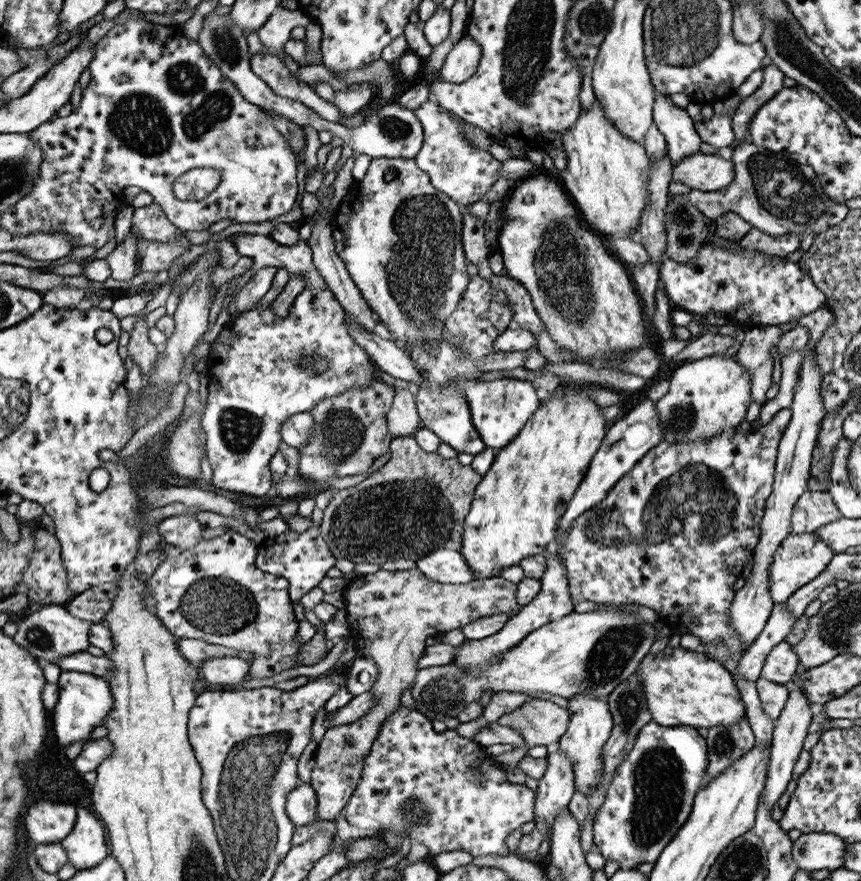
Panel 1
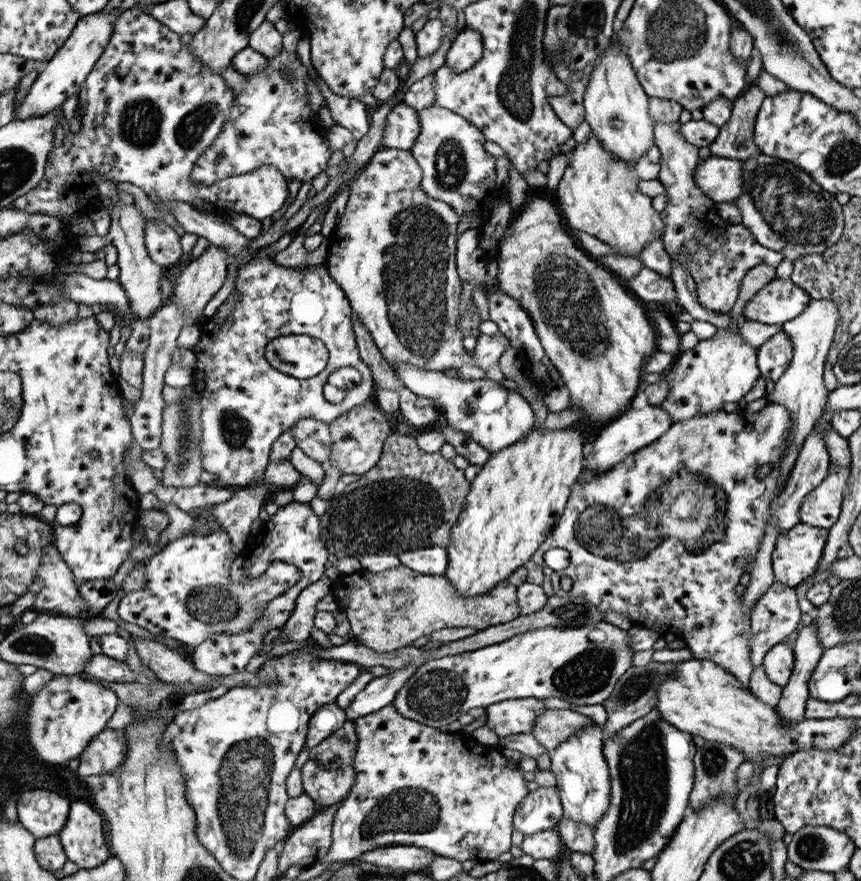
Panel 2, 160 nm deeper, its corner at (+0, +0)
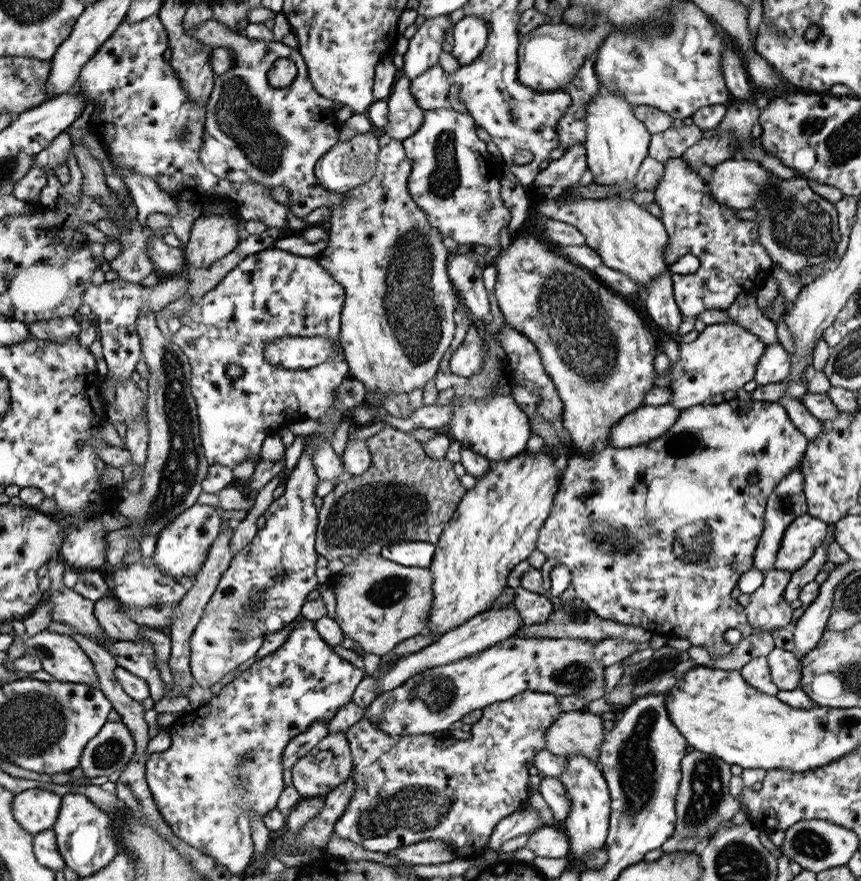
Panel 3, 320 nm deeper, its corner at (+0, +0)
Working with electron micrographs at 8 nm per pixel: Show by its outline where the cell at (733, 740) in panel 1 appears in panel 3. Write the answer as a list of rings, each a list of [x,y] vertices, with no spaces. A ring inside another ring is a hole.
[[[693,751],[684,756],[681,766],[682,778],[680,779],[681,783],[675,800],[676,822],[674,823],[673,835],[677,838],[702,838],[702,840],[708,840],[705,838],[706,836],[713,835],[723,822],[732,821],[732,818],[742,810],[736,798],[729,793],[728,785],[730,778],[733,776],[730,773],[731,766],[714,755],[708,755],[700,751]]]

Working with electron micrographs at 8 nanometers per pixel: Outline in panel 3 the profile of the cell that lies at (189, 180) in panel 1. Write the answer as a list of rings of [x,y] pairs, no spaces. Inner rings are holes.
[[[214,18],[203,22],[200,26],[197,26],[195,30],[192,30],[190,36],[194,36],[194,38],[204,42],[205,44],[213,44],[216,47],[227,48],[231,50],[231,56],[233,56],[233,65],[221,75],[217,75],[216,79],[213,81],[213,92],[209,96],[209,100],[207,102],[207,112],[206,114],[206,123],[205,123],[205,142],[204,147],[201,149],[200,160],[201,164],[209,170],[210,173],[213,173],[216,177],[228,180],[230,183],[248,183],[248,182],[256,182],[260,183],[264,186],[270,186],[270,188],[284,186],[284,188],[288,188],[288,192],[290,192],[290,210],[294,216],[303,219],[308,216],[312,211],[317,208],[322,208],[325,206],[331,211],[336,211],[340,204],[344,203],[345,196],[343,194],[330,194],[328,190],[318,184],[318,180],[315,176],[314,166],[316,166],[316,162],[334,146],[334,142],[338,140],[338,118],[336,118],[336,110],[334,110],[335,106],[332,106],[332,102],[330,99],[322,96],[321,93],[317,91],[314,87],[313,81],[311,78],[308,78],[309,70],[306,70],[306,61],[304,57],[301,55],[301,52],[298,52],[298,49],[294,49],[288,47],[282,41],[265,41],[265,40],[254,40],[251,37],[247,37],[246,35],[240,35],[234,29],[231,29],[229,26],[222,24],[214,20]],[[281,59],[290,59],[289,63],[294,63],[294,80],[291,80],[290,87],[282,87],[276,88],[272,85],[268,77],[268,72],[272,70],[274,63]]]

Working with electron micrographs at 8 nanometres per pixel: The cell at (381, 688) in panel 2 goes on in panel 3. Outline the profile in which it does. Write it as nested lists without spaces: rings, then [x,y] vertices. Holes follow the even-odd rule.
[[[513,602],[507,607],[492,607],[484,613],[474,616],[465,624],[458,626],[458,628],[440,635],[440,639],[434,644],[430,644],[430,646],[426,646],[426,648],[422,648],[416,653],[393,662],[392,667],[386,669],[385,674],[380,675],[376,680],[378,682],[378,685],[376,685],[376,698],[380,694],[384,694],[384,692],[389,692],[398,686],[402,686],[406,680],[418,675],[426,668],[443,666],[470,657],[483,649],[498,644],[498,642],[513,638],[522,624],[524,623]]]

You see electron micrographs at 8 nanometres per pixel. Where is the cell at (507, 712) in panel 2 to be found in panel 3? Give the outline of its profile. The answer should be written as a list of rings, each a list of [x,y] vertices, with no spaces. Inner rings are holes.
[[[524,692],[510,700],[485,706],[480,720],[471,725],[471,736],[466,741],[447,734],[388,736],[376,721],[360,719],[344,732],[353,754],[355,791],[343,815],[335,822],[335,833],[360,844],[364,850],[386,855],[401,846],[443,840],[453,848],[456,858],[482,857],[496,824],[528,804],[531,794],[528,762],[544,749],[546,731],[562,713],[560,701],[554,694]]]

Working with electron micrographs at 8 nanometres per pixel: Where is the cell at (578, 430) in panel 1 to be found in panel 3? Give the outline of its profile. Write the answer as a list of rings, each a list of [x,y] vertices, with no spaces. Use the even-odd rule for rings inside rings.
[[[544,446],[541,451],[536,453],[527,453],[526,451],[507,458],[506,460],[490,461],[490,468],[484,476],[480,476],[475,482],[474,488],[466,491],[466,494],[461,498],[459,505],[457,506],[456,512],[452,515],[450,522],[446,524],[443,533],[440,535],[439,541],[435,544],[435,551],[432,562],[430,563],[429,569],[432,571],[433,576],[433,601],[430,607],[430,617],[428,617],[428,634],[442,635],[450,630],[454,630],[477,616],[478,614],[484,613],[491,608],[491,604],[502,594],[503,588],[507,587],[507,580],[512,569],[521,563],[523,560],[528,559],[530,554],[537,548],[537,540],[546,518],[550,514],[553,507],[553,502],[556,493],[559,491],[560,484],[558,484],[558,469],[555,461],[556,454]]]

